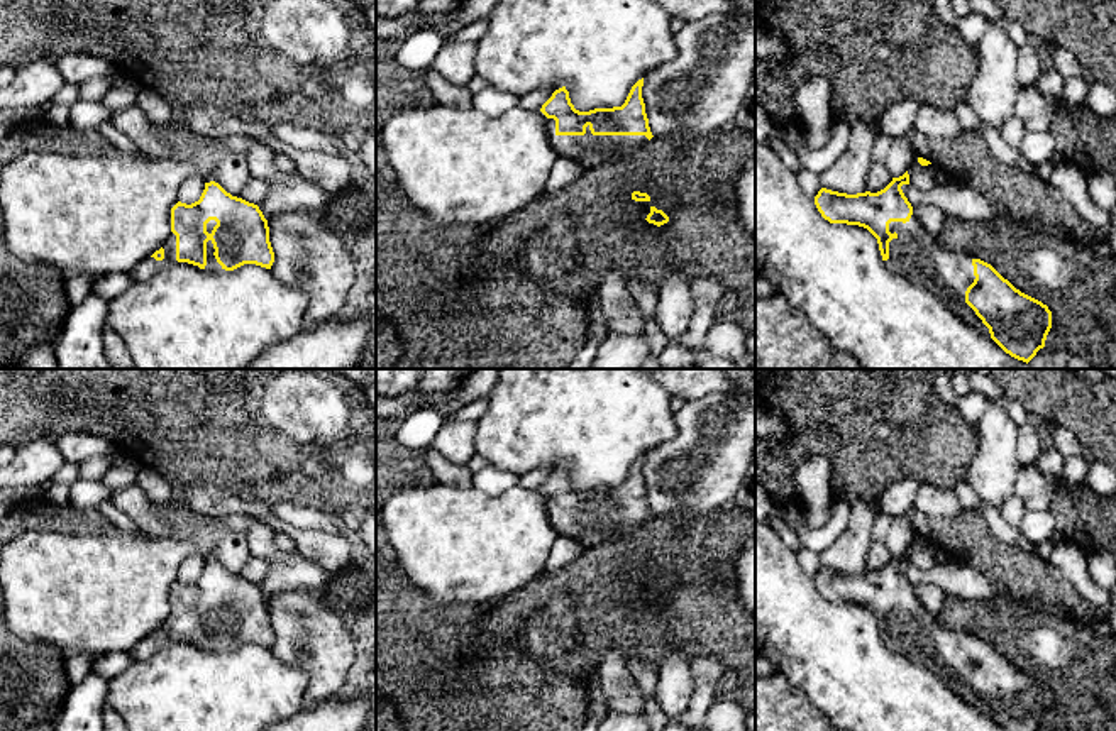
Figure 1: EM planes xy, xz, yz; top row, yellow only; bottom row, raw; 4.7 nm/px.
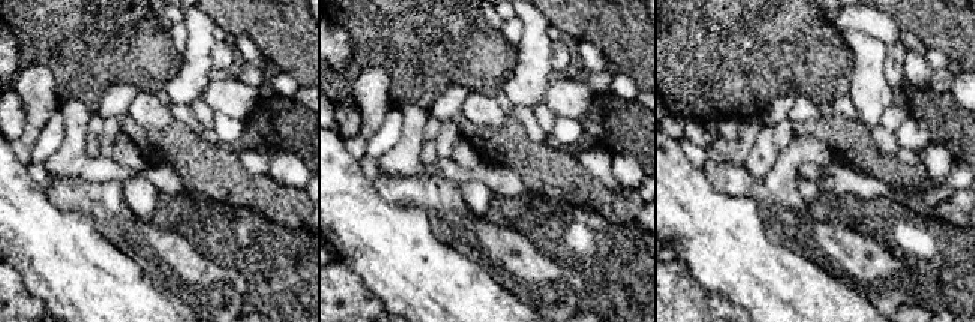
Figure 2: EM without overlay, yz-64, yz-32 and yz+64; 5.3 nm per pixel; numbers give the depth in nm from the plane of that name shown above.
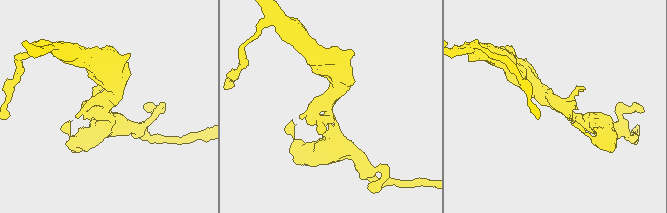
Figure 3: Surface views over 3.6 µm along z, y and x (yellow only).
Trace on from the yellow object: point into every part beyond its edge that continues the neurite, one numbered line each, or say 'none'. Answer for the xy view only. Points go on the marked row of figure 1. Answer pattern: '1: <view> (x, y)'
1: xy (212, 264)

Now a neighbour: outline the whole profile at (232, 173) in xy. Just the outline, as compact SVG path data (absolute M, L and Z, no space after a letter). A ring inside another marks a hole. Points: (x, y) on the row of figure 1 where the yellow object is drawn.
M224 152L215 169L202 176L205 183L215 181L232 196L240 198L252 179L246 154Z

